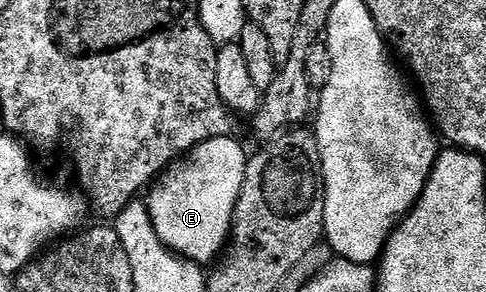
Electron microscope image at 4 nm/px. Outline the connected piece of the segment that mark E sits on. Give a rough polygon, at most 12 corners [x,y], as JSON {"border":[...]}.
{"border":[[224,135],[148,192],[159,241],[192,263],[226,250],[247,151]]}

